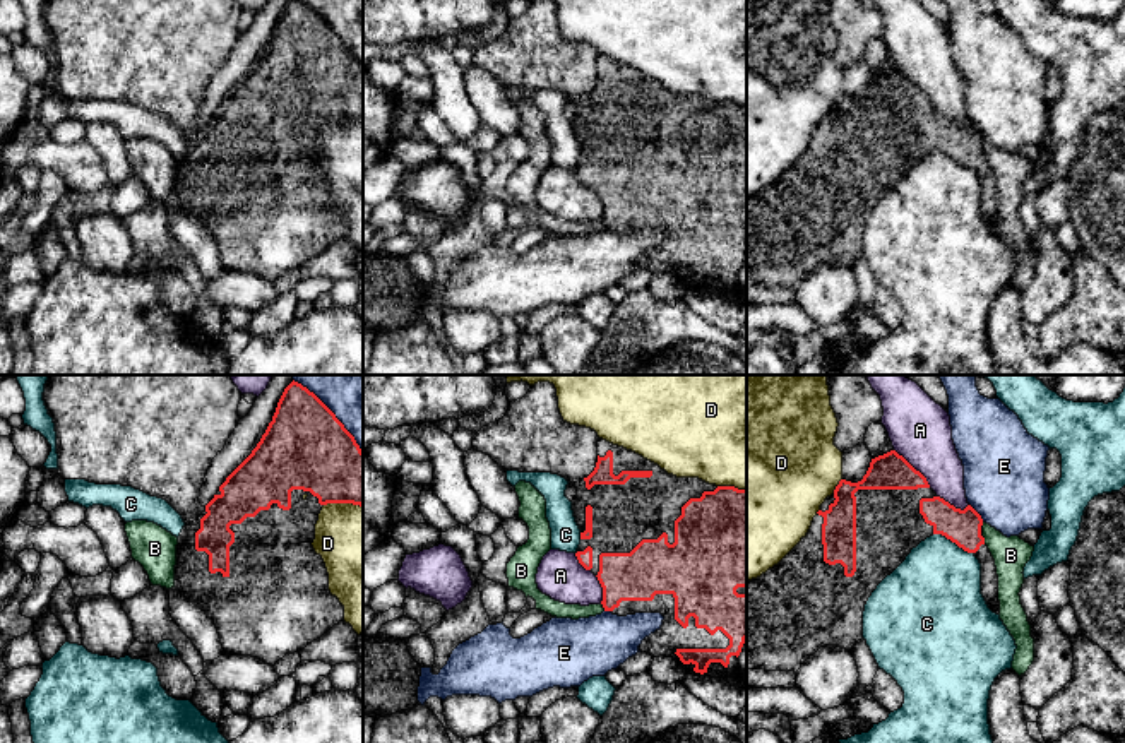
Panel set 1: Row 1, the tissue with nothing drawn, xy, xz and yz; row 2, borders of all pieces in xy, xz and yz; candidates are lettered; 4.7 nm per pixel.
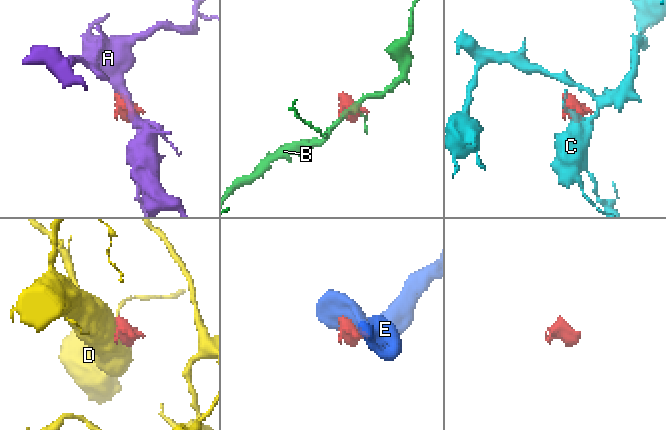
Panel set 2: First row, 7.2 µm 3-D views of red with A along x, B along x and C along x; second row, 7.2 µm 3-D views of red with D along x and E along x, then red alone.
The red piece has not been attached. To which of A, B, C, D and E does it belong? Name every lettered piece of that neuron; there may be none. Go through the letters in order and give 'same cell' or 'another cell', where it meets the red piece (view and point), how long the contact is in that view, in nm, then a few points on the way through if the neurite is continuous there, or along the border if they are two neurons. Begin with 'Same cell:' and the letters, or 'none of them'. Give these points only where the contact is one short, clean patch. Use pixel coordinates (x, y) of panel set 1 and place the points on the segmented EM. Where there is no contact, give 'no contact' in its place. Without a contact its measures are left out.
Same cell: none of them
A: another cell; meets red in yz at (913, 468); contact 260 nm long
B: another cell; meets red in yz at (983, 540); contact 40 nm long; border along yz (982, 536), (985, 543)
C: another cell; meets red in yz at (954, 541); contact 220 nm long
D: another cell; meets red in yz at (838, 485); contact 80 nm long
E: another cell; meets red in xy at (333, 413); contact 480 nm long

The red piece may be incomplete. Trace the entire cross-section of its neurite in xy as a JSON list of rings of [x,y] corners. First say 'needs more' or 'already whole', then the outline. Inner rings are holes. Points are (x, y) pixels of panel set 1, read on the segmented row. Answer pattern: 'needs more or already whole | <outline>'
needs more | [[[291,382],[276,407],[272,421],[262,435],[252,454],[226,478],[219,491],[205,505],[197,520],[182,529],[176,544],[175,587],[176,591],[200,608],[216,625],[223,649],[228,654],[252,656],[267,664],[276,664],[286,654],[305,649],[313,640],[327,633],[334,625],[344,620],[344,606],[329,591],[329,574],[320,555],[315,553],[312,543],[315,539],[315,524],[318,514],[327,503],[353,503],[363,507],[363,450],[354,437],[344,428],[336,414],[307,387]]]

